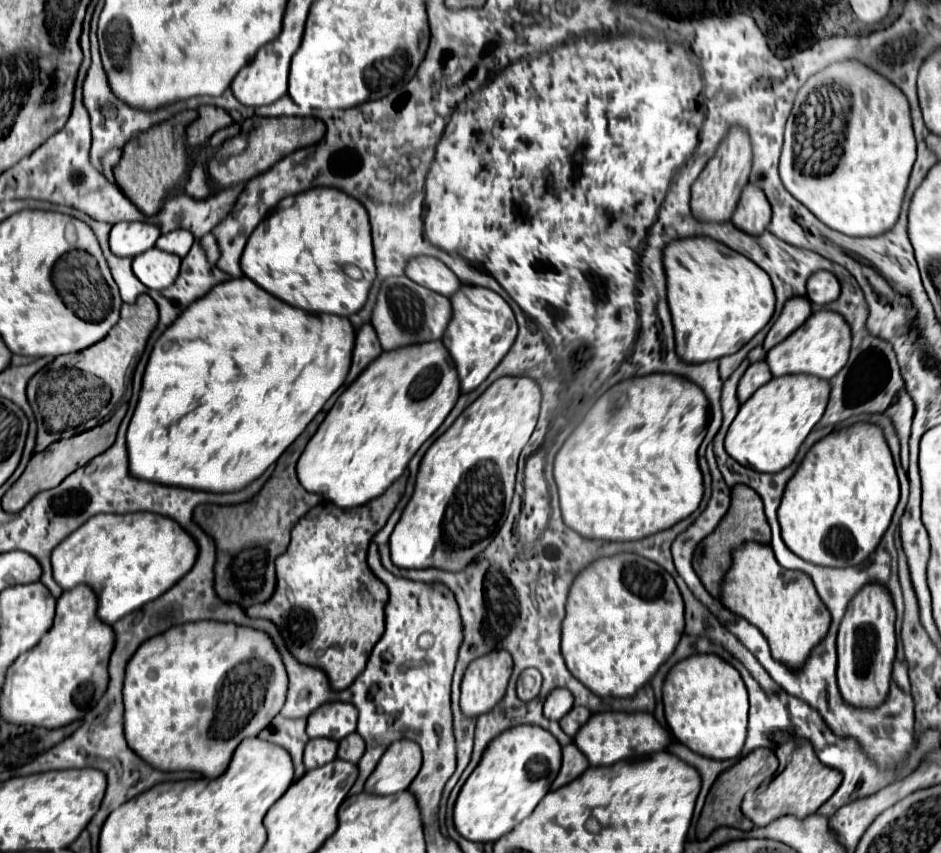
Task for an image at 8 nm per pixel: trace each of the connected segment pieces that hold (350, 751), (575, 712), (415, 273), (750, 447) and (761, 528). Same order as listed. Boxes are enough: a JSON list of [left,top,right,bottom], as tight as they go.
[[337,732,365,764],[559,706,591,738],[405,256,461,298],[725,376,829,472],[695,486,771,598]]

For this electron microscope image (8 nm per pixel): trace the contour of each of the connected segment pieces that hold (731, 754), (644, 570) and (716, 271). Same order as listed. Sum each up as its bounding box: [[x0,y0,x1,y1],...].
[[663,656,749,760],[561,554,683,698],[665,240,775,364]]

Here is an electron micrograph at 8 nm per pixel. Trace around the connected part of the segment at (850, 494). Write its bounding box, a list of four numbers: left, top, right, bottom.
[777,424,899,568]

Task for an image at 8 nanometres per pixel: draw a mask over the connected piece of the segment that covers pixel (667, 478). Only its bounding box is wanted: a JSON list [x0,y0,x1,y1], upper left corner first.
[553,376,709,542]

